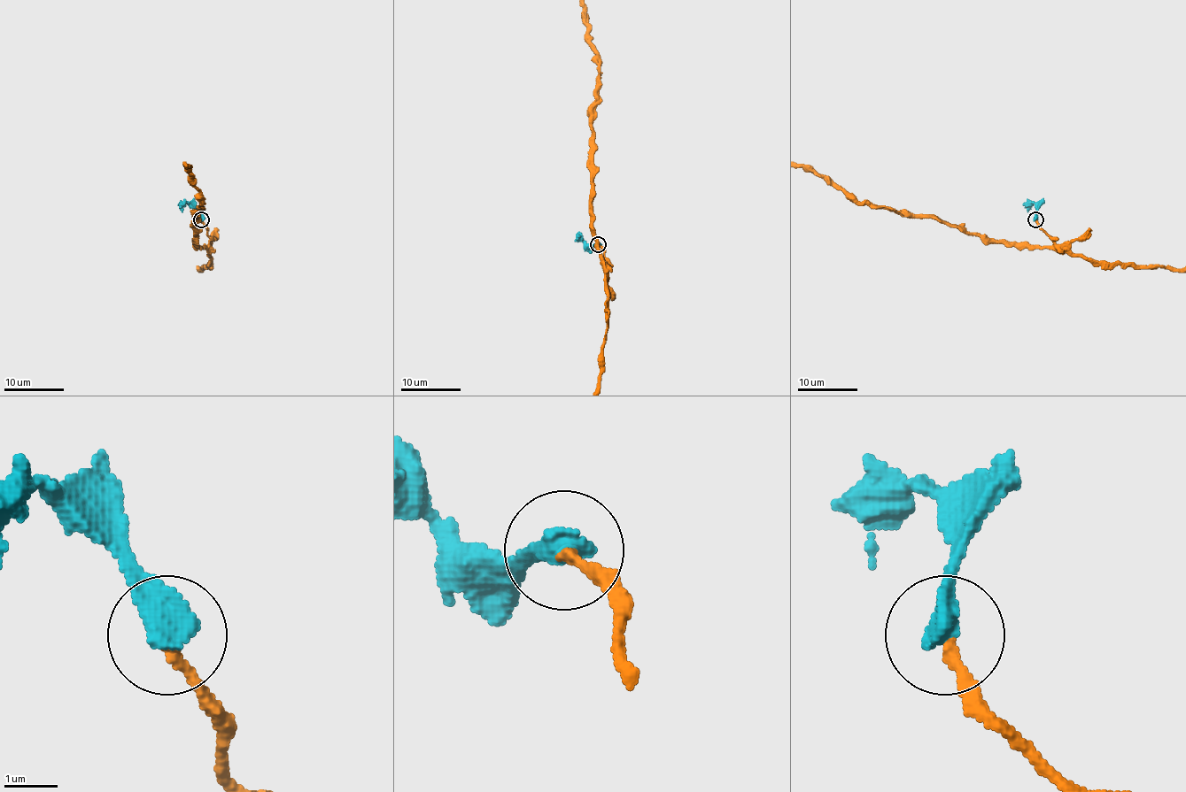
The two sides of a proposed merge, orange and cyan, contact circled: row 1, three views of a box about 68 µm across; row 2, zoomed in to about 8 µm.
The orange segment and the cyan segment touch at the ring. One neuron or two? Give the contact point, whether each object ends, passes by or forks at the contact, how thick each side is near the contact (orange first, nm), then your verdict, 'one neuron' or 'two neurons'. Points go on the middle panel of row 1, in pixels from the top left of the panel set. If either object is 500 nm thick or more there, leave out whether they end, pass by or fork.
place (598, 244); calibres 200 and 550 nm; one neuron

